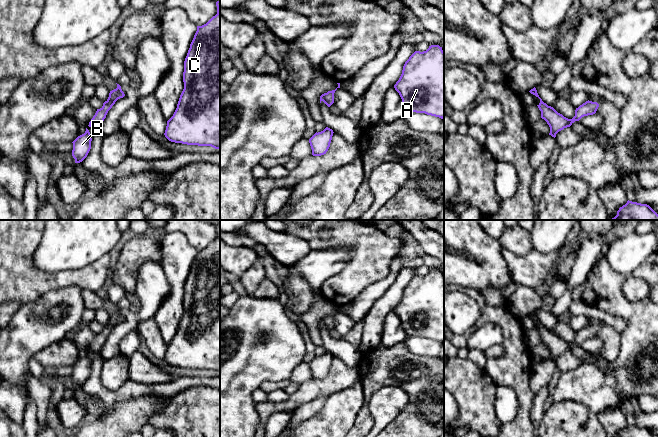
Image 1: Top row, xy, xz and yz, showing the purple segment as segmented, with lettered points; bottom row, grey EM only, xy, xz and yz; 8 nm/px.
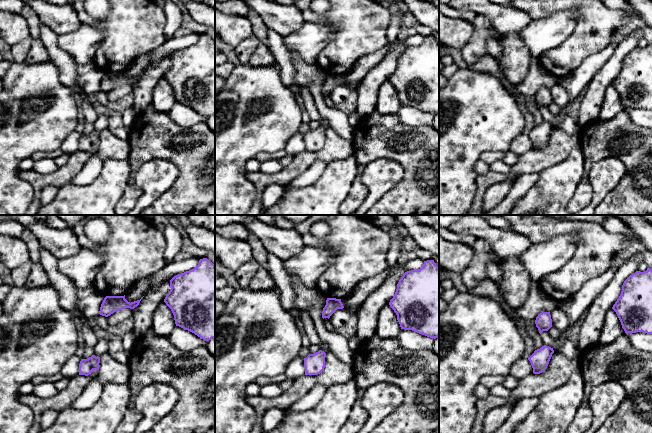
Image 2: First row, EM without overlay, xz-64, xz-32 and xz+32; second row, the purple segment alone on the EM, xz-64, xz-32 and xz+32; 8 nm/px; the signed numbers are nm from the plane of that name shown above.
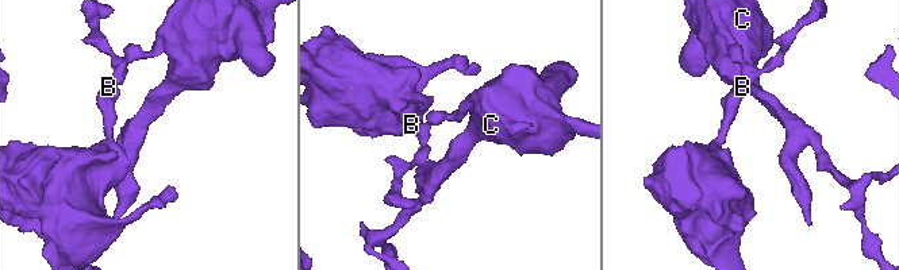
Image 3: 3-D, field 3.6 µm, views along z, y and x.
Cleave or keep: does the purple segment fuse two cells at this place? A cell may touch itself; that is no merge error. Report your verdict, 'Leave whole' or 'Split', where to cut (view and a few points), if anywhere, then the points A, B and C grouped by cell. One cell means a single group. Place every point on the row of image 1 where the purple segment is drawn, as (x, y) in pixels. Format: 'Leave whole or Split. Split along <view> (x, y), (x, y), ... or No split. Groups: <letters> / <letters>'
Split. Split along yz (547, 105), (541, 111). Groups: A C / B

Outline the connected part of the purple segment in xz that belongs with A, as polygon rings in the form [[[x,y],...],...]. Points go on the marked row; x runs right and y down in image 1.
[[[431,45],[426,51],[415,51],[405,62],[402,74],[394,85],[407,112],[425,113],[444,118],[444,51]]]

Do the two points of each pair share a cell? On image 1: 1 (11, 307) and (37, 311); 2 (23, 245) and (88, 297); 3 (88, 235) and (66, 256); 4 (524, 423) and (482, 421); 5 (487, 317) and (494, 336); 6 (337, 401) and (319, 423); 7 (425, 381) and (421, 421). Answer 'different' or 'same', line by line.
1: different
2: different
3: same
4: different
5: different
6: same
7: same

